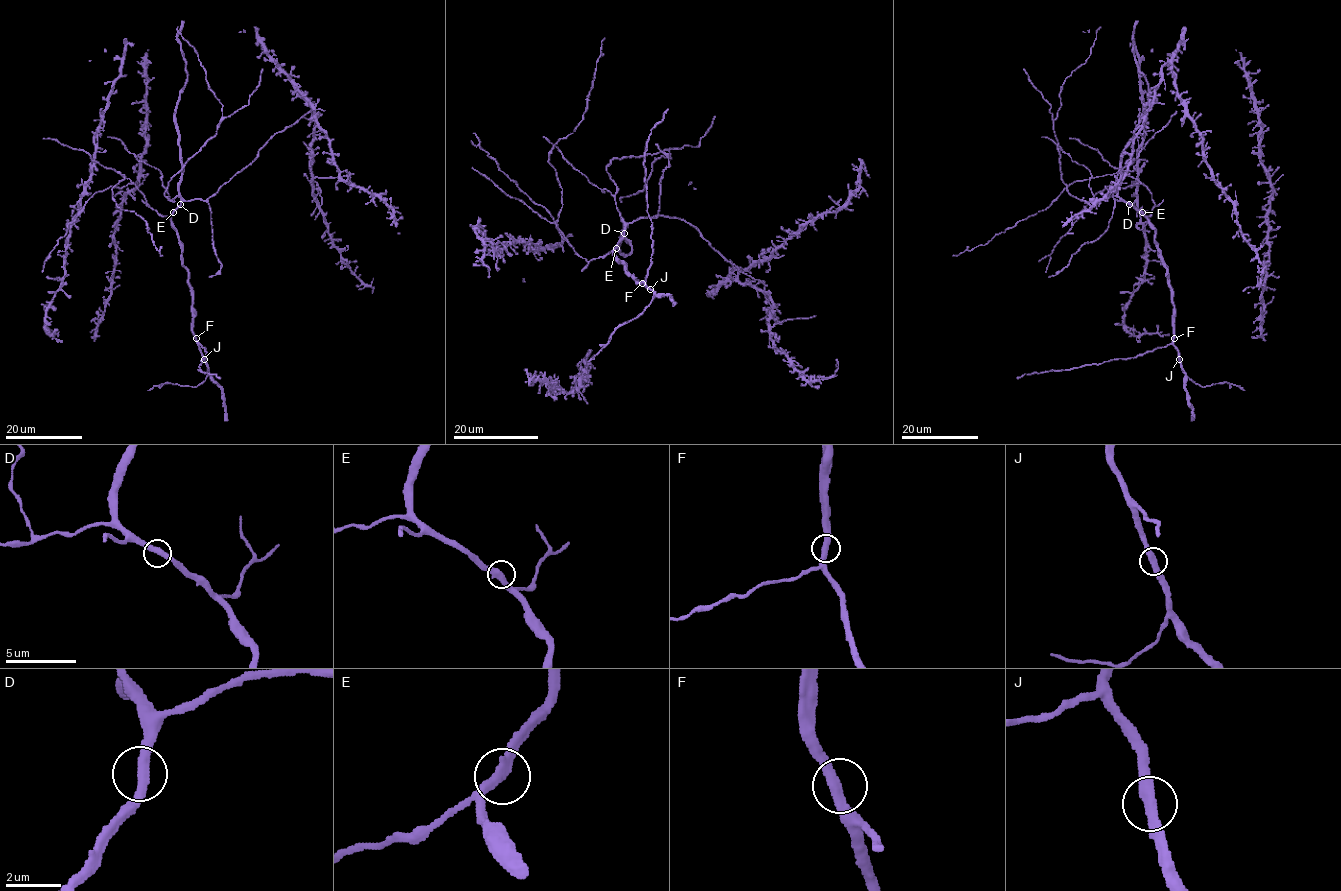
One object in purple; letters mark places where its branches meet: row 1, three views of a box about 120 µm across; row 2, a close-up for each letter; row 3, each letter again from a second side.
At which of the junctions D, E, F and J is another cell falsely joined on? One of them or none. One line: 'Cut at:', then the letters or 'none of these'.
Cut at: none of these

